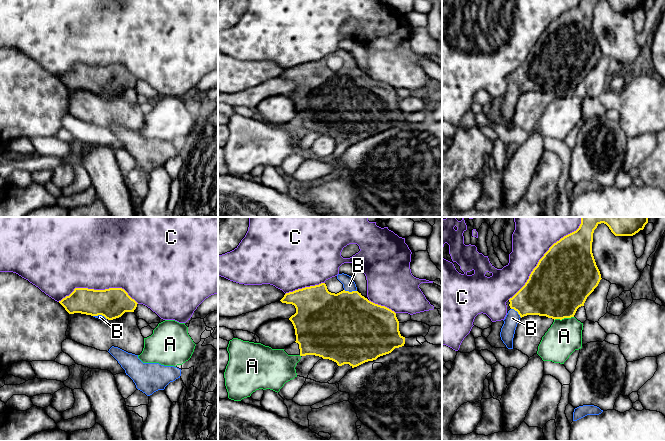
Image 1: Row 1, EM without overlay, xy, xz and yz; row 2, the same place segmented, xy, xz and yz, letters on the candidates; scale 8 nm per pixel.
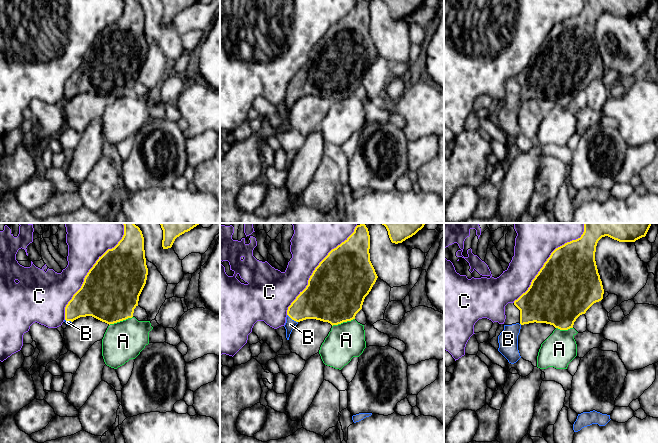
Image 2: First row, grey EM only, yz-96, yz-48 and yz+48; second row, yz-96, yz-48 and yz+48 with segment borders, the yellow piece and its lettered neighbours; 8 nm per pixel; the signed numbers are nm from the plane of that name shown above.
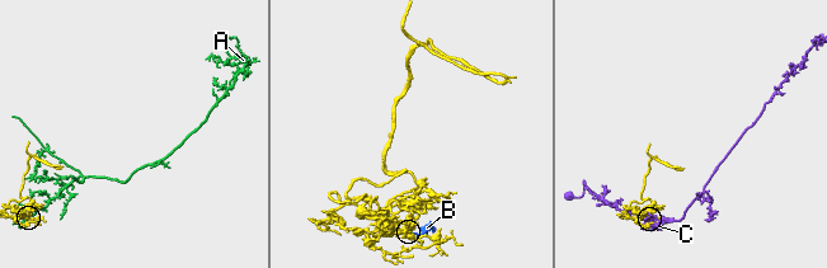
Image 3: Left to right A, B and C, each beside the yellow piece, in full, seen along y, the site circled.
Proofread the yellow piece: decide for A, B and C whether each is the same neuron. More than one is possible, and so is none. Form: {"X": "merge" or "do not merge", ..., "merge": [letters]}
{"A": "do not merge", "B": "merge", "C": "do not merge", "merge": ["B"]}

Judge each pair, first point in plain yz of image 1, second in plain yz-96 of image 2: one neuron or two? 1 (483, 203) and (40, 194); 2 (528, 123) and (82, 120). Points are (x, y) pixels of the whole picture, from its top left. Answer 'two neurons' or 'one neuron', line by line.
1: two neurons
2: one neuron

